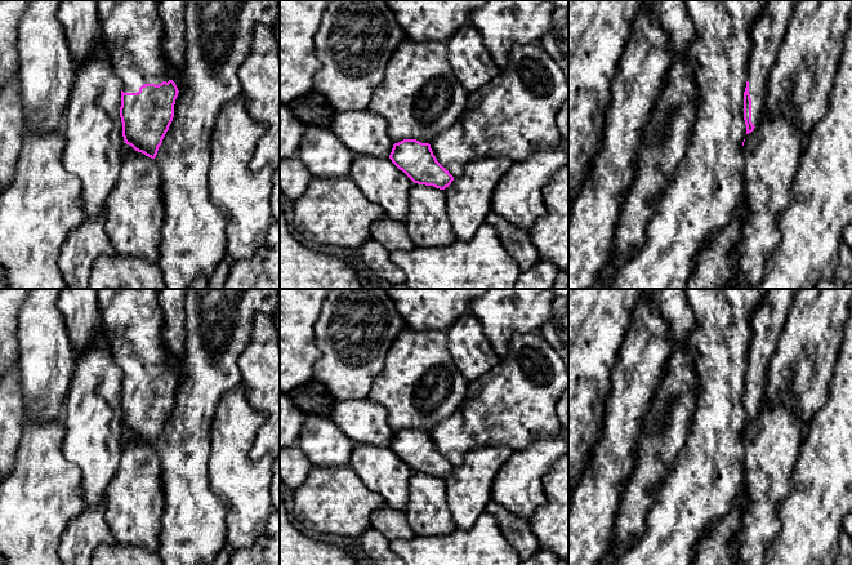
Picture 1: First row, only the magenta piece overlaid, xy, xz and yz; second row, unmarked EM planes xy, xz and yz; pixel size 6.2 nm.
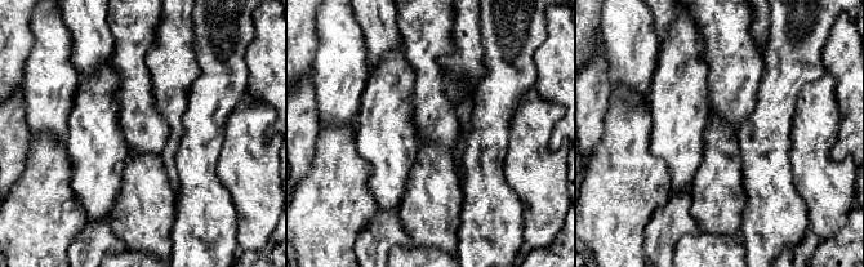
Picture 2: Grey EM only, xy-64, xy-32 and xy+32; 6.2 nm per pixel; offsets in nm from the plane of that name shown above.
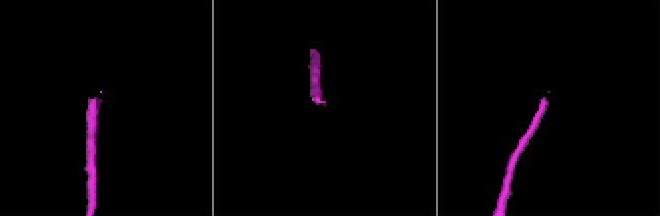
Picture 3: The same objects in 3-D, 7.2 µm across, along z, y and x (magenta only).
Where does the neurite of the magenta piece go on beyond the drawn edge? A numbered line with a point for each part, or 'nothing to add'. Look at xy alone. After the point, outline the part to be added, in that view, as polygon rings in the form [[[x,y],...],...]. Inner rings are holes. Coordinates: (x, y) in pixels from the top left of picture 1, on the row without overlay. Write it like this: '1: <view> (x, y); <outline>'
1: xy (132, 319); [[[95,289],[103,332],[124,382],[137,382],[144,373],[161,373],[166,366],[162,343],[164,313],[157,289]]]

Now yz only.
1: yz (768, 319); [[[766,289],[763,299],[750,316],[751,342],[748,350],[751,411],[760,411],[767,369],[777,350],[798,289]]]

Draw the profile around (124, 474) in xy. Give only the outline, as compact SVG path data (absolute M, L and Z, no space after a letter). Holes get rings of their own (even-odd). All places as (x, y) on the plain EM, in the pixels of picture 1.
M103 326L95 344L76 359L63 410L63 455L81 471L84 507L104 504L104 520L117 543L159 552L165 498L156 449L135 440L122 426L120 406L122 372L113 361Z

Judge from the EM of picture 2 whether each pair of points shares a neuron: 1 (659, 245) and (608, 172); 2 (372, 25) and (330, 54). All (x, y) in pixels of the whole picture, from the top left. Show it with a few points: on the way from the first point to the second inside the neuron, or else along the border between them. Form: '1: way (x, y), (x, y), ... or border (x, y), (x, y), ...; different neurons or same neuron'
1: way (645, 227), (626, 208), (626, 190); same neuron
2: border (353, 13), (363, 35), (368, 61); different neurons

